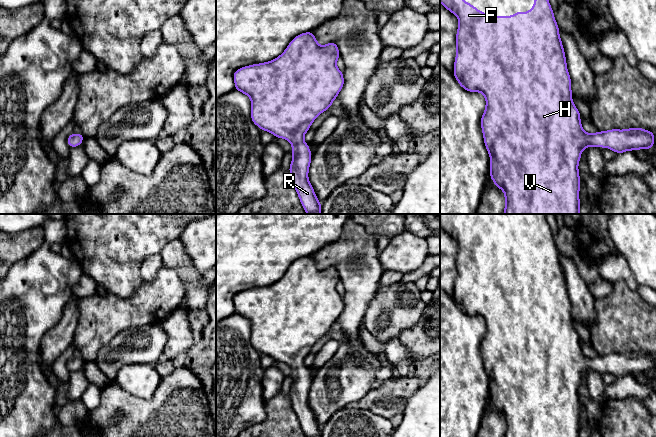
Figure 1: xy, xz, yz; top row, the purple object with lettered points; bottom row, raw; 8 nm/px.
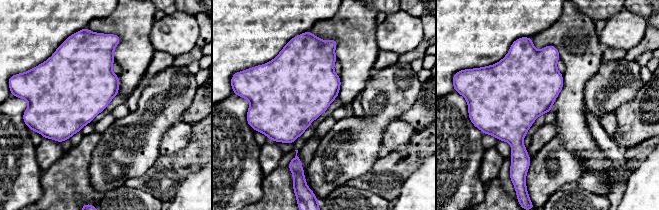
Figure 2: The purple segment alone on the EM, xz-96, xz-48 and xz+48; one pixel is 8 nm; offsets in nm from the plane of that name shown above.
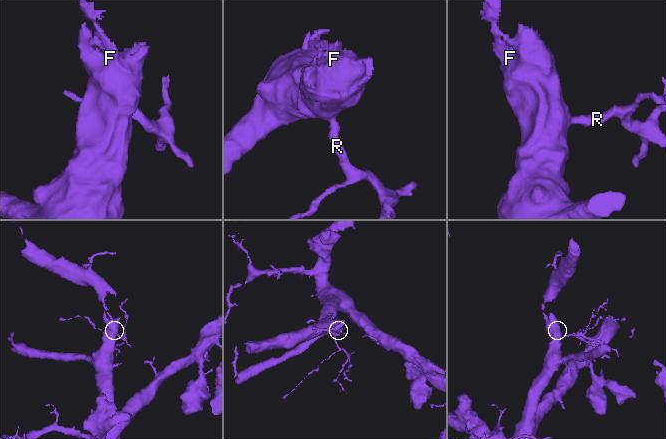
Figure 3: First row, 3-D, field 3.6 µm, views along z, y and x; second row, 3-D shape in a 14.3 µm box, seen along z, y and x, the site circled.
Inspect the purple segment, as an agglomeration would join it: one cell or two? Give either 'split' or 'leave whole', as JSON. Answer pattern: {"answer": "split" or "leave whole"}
{"answer": "leave whole"}

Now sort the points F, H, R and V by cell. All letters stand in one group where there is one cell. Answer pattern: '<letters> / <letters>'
F H R V

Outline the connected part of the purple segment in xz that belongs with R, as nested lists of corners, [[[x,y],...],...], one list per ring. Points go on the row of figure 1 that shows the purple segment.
[[[305,32],[293,38],[276,59],[244,66],[233,73],[235,89],[251,98],[252,122],[261,130],[292,144],[289,172],[307,214],[321,214],[321,202],[308,179],[312,153],[309,144],[304,142],[304,135],[313,121],[331,107],[344,85],[343,72],[336,66],[339,57],[335,42],[320,46],[313,32]]]

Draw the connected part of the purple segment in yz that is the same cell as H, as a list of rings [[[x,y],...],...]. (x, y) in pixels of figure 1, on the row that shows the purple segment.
[[[440,0],[440,2],[447,10],[455,14],[459,21],[453,74],[462,88],[469,92],[481,92],[486,99],[486,107],[480,124],[484,144],[490,155],[489,176],[492,178],[494,185],[502,189],[505,195],[505,210],[503,214],[580,214],[578,163],[583,149],[589,146],[606,147],[619,154],[628,150],[651,149],[654,146],[654,133],[643,128],[611,129],[603,132],[597,131],[595,134],[588,134],[583,130],[580,121],[581,114],[572,101],[571,79],[567,71],[564,48],[549,0],[534,0],[534,7],[529,12],[515,12],[513,16],[488,16],[485,12],[480,12],[473,4],[468,4],[465,0]]]

